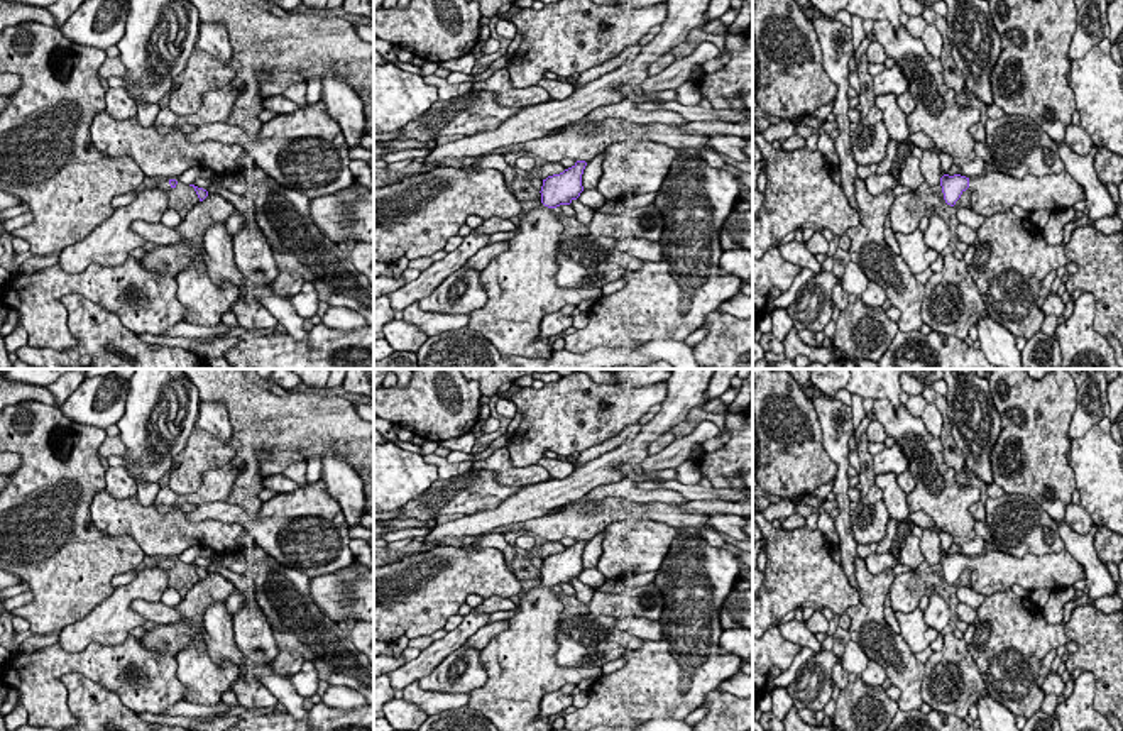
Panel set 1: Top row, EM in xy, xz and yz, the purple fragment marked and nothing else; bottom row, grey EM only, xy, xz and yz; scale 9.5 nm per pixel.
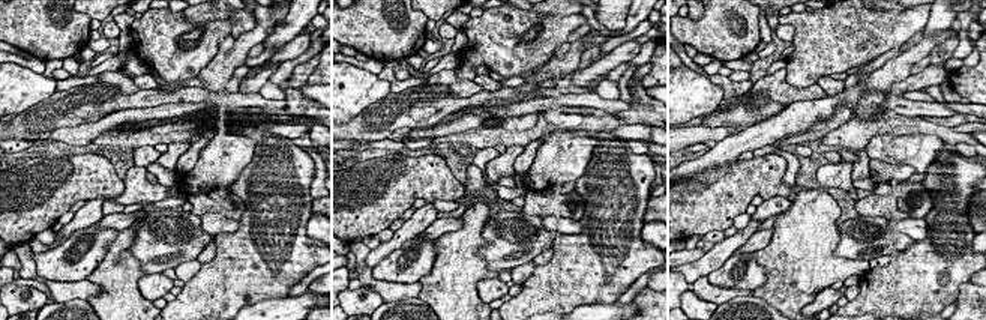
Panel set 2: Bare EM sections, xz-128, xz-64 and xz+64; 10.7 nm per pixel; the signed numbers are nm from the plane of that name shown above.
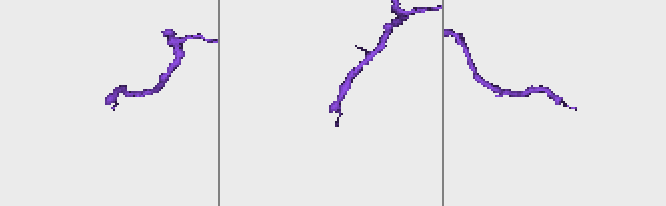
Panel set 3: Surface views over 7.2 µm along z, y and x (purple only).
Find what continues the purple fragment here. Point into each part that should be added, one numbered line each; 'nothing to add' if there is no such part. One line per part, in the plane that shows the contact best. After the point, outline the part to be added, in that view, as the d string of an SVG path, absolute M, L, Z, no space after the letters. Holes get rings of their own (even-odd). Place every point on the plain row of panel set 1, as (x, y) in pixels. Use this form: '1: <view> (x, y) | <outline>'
1: xz (520, 662) | M541 584L528 591L516 609L518 613L506 619L509 628L496 635L480 651L487 682L470 694L468 707L482 712L499 731L553 731L548 717L540 716L543 695L567 684L577 685L583 679L599 679L602 668L572 668L556 663L556 629L565 606L555 587Z

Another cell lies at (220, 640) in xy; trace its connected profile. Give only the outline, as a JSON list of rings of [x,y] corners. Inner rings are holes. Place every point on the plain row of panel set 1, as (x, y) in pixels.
[[[223,601],[206,607],[203,624],[206,628],[206,636],[203,640],[208,646],[210,658],[215,663],[233,663],[238,668],[249,668],[249,663],[235,641],[233,616],[228,614]]]

